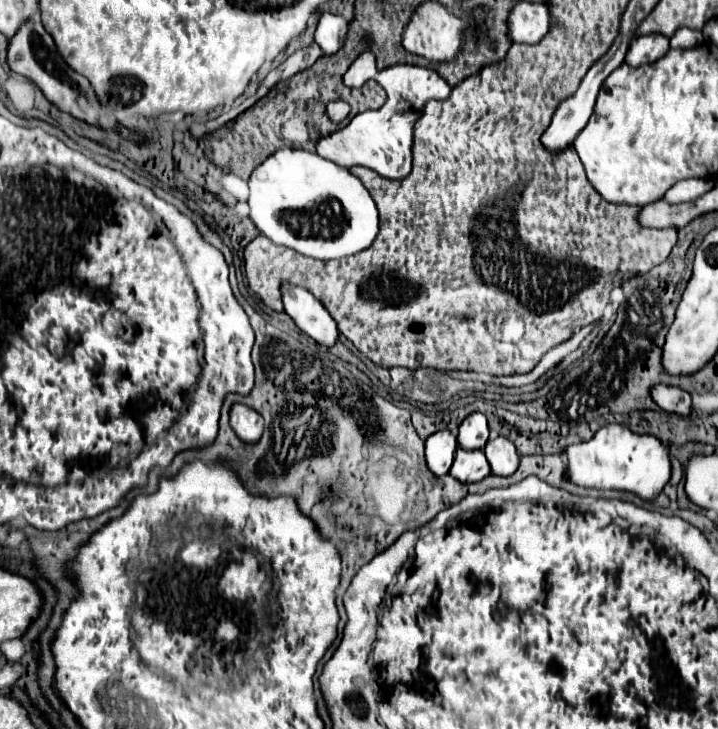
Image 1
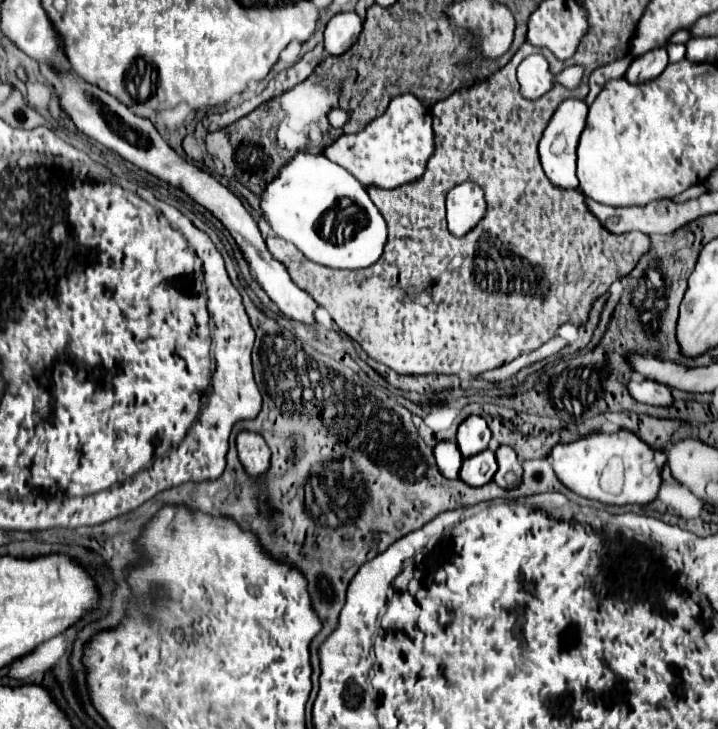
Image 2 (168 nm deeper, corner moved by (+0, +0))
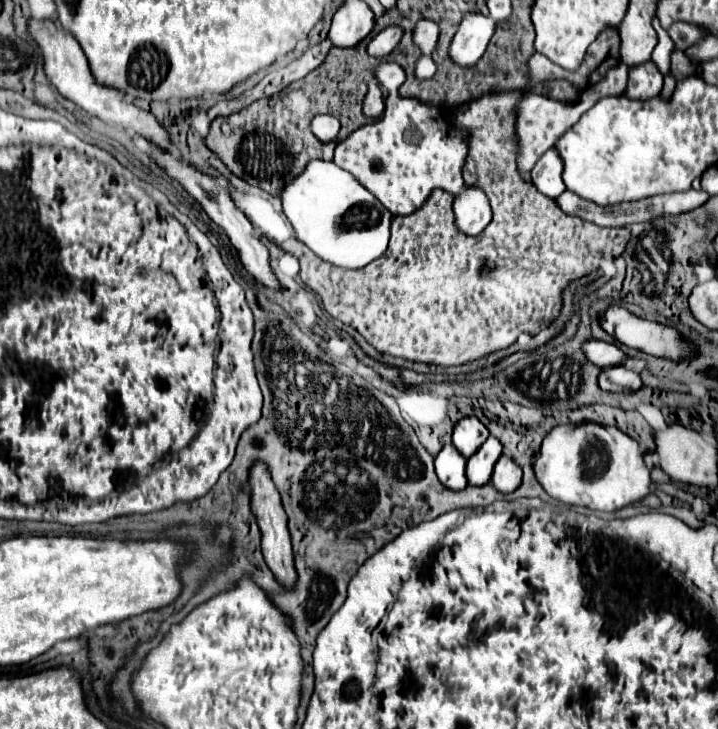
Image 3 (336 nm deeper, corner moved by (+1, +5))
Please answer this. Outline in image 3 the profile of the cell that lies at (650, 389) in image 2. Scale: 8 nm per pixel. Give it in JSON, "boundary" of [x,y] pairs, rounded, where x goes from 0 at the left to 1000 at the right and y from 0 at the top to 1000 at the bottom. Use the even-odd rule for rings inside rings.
{"boundary":[[[857,502],[834,516],[834,529],[848,538],[884,538],[896,532],[896,524],[884,508],[876,508],[870,502]]]}

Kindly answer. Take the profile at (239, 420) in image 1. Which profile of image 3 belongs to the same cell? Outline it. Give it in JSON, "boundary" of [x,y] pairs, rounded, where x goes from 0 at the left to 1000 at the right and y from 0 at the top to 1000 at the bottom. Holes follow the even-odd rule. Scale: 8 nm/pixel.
{"boundary":[[[352,634],[350,645],[347,645],[347,669],[350,669],[350,700],[352,700],[352,705],[358,711],[358,719],[361,719],[361,727],[364,727],[364,754],[366,754],[369,771],[394,804],[408,807],[414,790],[411,790],[411,776],[408,776],[408,757],[405,757],[405,735],[403,735],[403,724],[400,724],[400,705],[397,705],[389,672],[380,664],[380,656],[375,650],[372,636]]]}

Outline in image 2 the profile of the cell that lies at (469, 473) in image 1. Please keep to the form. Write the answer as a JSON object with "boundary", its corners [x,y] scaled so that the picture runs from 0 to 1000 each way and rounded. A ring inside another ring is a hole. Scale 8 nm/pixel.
{"boundary":[[[677,616],[660,627],[652,627],[643,632],[643,643],[641,643],[641,657],[649,665],[657,668],[669,668],[677,665],[680,660],[685,660],[691,649],[691,627],[685,616]]]}

